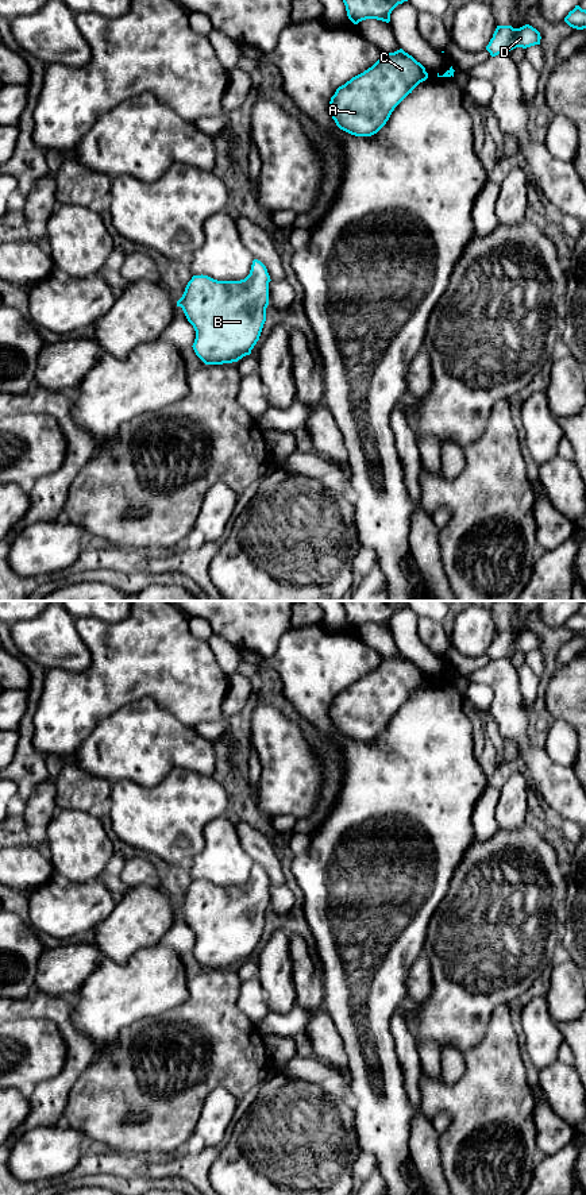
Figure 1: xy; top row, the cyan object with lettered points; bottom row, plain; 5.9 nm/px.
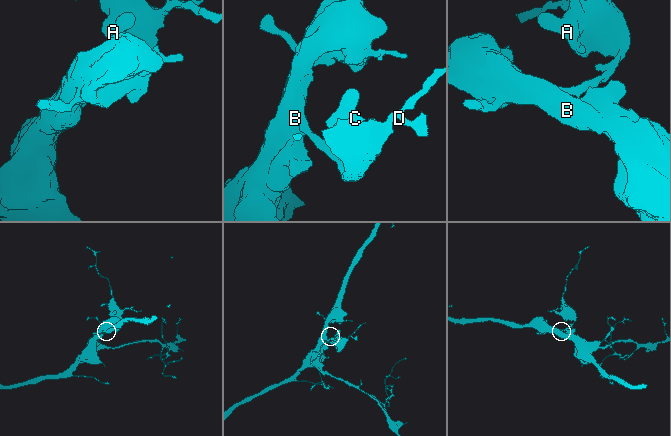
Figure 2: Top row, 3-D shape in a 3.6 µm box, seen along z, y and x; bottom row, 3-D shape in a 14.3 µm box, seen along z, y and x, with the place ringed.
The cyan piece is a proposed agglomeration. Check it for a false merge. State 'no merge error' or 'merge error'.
no merge error

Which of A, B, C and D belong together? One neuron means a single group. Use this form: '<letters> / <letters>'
A B C D

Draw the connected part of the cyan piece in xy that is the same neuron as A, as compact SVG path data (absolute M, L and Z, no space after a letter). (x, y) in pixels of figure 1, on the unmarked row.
M402 654L394 658L381 656L381 663L371 672L336 694L328 714L340 735L355 741L371 741L386 729L394 713L427 683L425 672Z

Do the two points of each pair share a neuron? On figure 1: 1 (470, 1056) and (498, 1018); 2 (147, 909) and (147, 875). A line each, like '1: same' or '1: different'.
1: same
2: different

